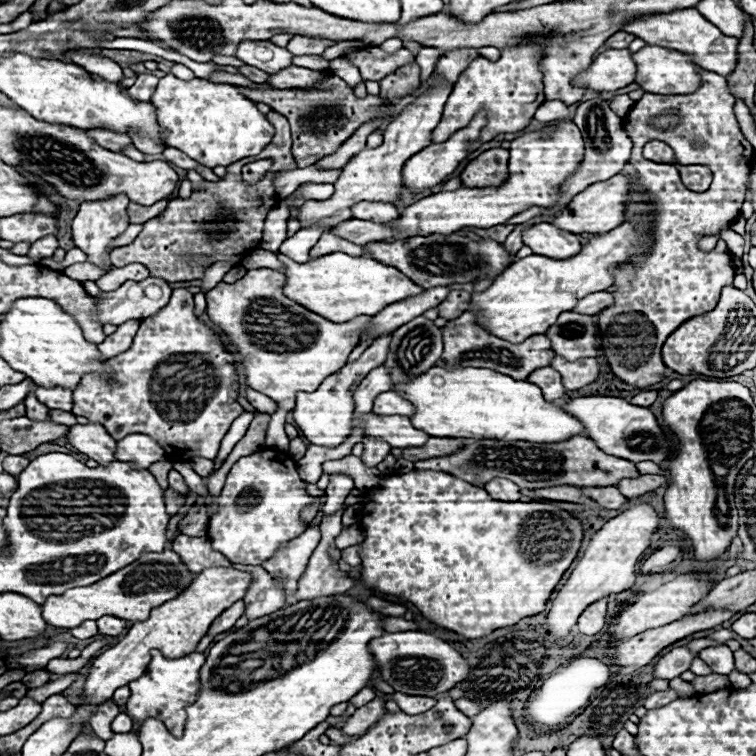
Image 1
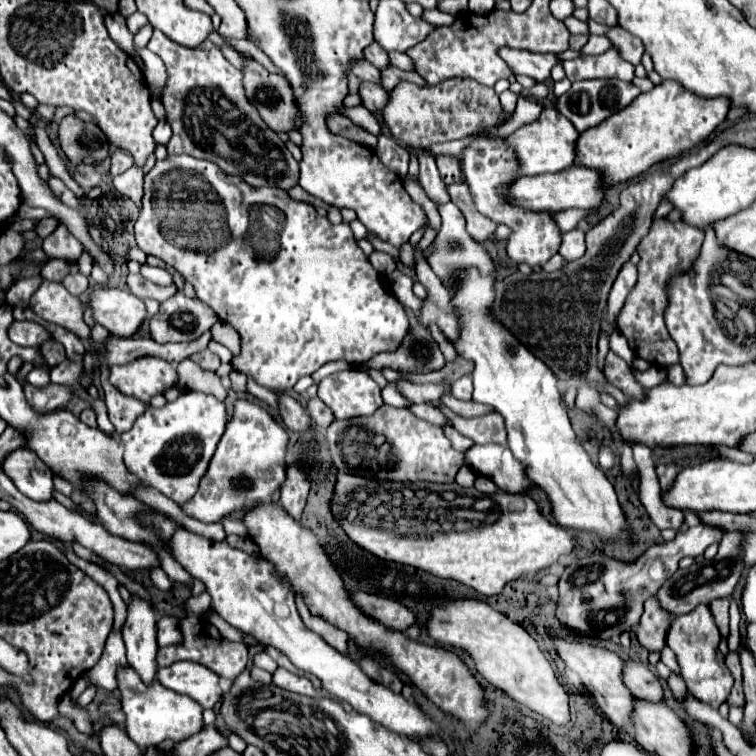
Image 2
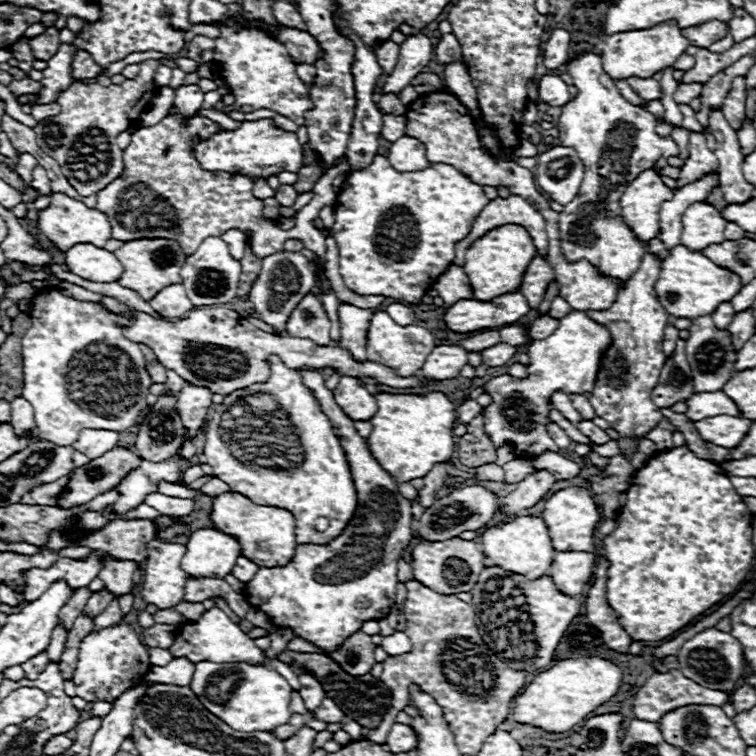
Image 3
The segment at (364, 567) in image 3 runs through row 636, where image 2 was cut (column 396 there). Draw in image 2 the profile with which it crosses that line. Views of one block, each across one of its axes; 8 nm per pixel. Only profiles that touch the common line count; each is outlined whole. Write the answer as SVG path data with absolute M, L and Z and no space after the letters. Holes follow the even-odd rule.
M184 154L182 156L166 156L164 160L156 160L154 168L144 176L142 212L140 212L140 216L134 224L134 236L136 236L136 244L140 246L142 252L156 256L156 258L164 260L166 264L174 266L186 278L186 282L190 282L194 286L196 296L202 302L206 302L218 314L218 318L222 322L228 322L230 326L238 328L240 354L236 354L232 358L232 368L236 368L244 374L252 374L254 380L258 384L266 386L268 390L286 392L298 382L298 378L314 374L314 370L318 370L320 366L324 366L326 362L332 362L332 360L346 360L348 364L368 362L374 354L396 350L400 346L402 338L408 334L406 312L402 310L400 302L380 282L378 272L372 268L366 254L356 244L352 230L346 224L334 226L324 216L318 216L314 206L290 200L286 190L268 188L268 186L266 188L254 188L254 186L246 184L242 178L222 172L214 162L198 160L198 158L192 158L192 156L184 156Z

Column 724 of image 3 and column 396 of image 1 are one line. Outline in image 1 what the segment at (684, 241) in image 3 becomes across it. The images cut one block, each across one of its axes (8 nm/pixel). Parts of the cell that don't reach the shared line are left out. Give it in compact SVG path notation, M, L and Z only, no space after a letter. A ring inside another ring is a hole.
M558 122L548 126L550 134L544 136L542 130L526 132L510 142L510 166L508 178L502 186L490 188L458 188L454 192L438 192L418 200L408 206L398 220L392 224L400 230L400 240L410 236L428 234L452 234L468 226L492 228L504 224L510 216L528 210L530 206L552 208L558 204L558 186L570 178L570 174L580 166L585 155L585 143L580 129L572 122Z

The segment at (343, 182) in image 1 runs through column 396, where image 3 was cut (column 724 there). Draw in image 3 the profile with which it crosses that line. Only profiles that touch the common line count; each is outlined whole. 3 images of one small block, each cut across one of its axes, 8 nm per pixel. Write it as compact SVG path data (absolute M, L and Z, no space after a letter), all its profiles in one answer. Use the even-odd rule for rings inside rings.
M722 110L710 112L710 132L716 138L716 158L720 162L720 190L728 204L742 204L752 198L754 186L742 174L744 156L740 152L738 132L730 128Z

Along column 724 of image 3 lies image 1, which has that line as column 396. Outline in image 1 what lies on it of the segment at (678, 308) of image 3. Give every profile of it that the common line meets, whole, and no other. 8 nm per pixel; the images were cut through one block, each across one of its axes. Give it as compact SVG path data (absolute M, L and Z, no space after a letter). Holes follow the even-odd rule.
M334 252L334 254L326 254L320 258L312 258L304 264L298 264L280 254L278 260L284 262L286 266L284 294L290 300L308 308L310 312L316 312L332 322L348 322L362 314L374 316L388 304L394 304L408 296L422 294L422 288L410 282L410 278L406 278L400 270L394 270L392 266L380 264L366 256L352 258L348 254Z

